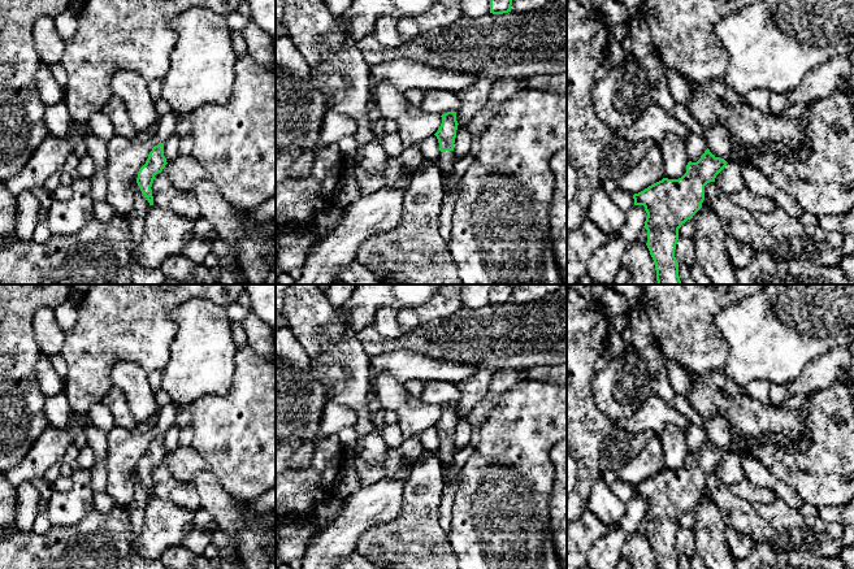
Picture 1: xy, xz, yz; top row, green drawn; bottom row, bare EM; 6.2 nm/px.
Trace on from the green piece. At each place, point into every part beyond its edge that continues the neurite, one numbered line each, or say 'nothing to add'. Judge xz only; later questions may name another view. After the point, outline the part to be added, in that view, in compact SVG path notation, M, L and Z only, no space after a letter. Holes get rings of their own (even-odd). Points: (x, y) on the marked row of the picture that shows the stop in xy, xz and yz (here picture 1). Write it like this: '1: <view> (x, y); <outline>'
1: xz (446, 161); M454 151L441 152L438 158L438 166L442 171L443 182L451 175L455 165Z

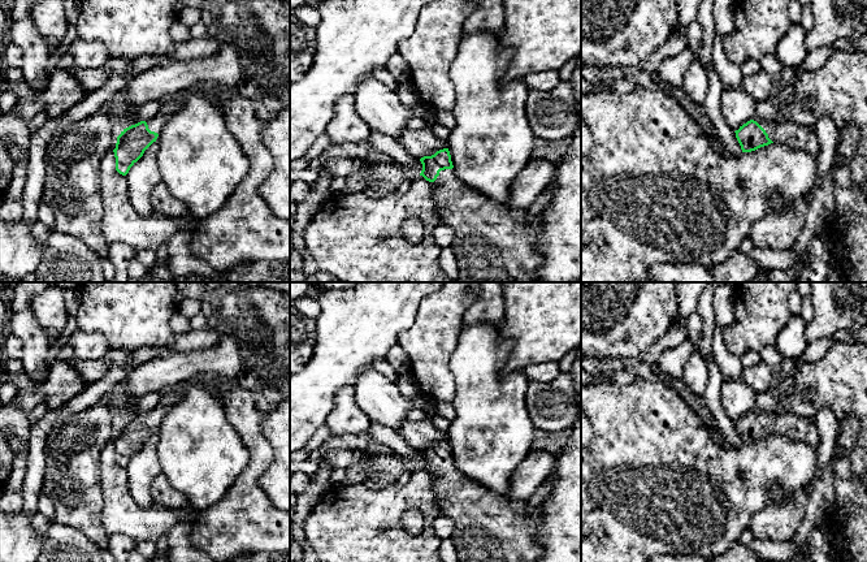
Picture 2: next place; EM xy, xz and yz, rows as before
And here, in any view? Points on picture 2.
1: yz (792, 135); M757 116L751 120L757 121L766 130L773 143L815 157L818 156L820 144L814 129L790 121L762 120Z

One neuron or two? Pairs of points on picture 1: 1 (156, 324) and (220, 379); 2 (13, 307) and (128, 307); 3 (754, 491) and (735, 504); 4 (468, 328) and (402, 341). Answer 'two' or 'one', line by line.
1: two
2: two
3: two
4: one

